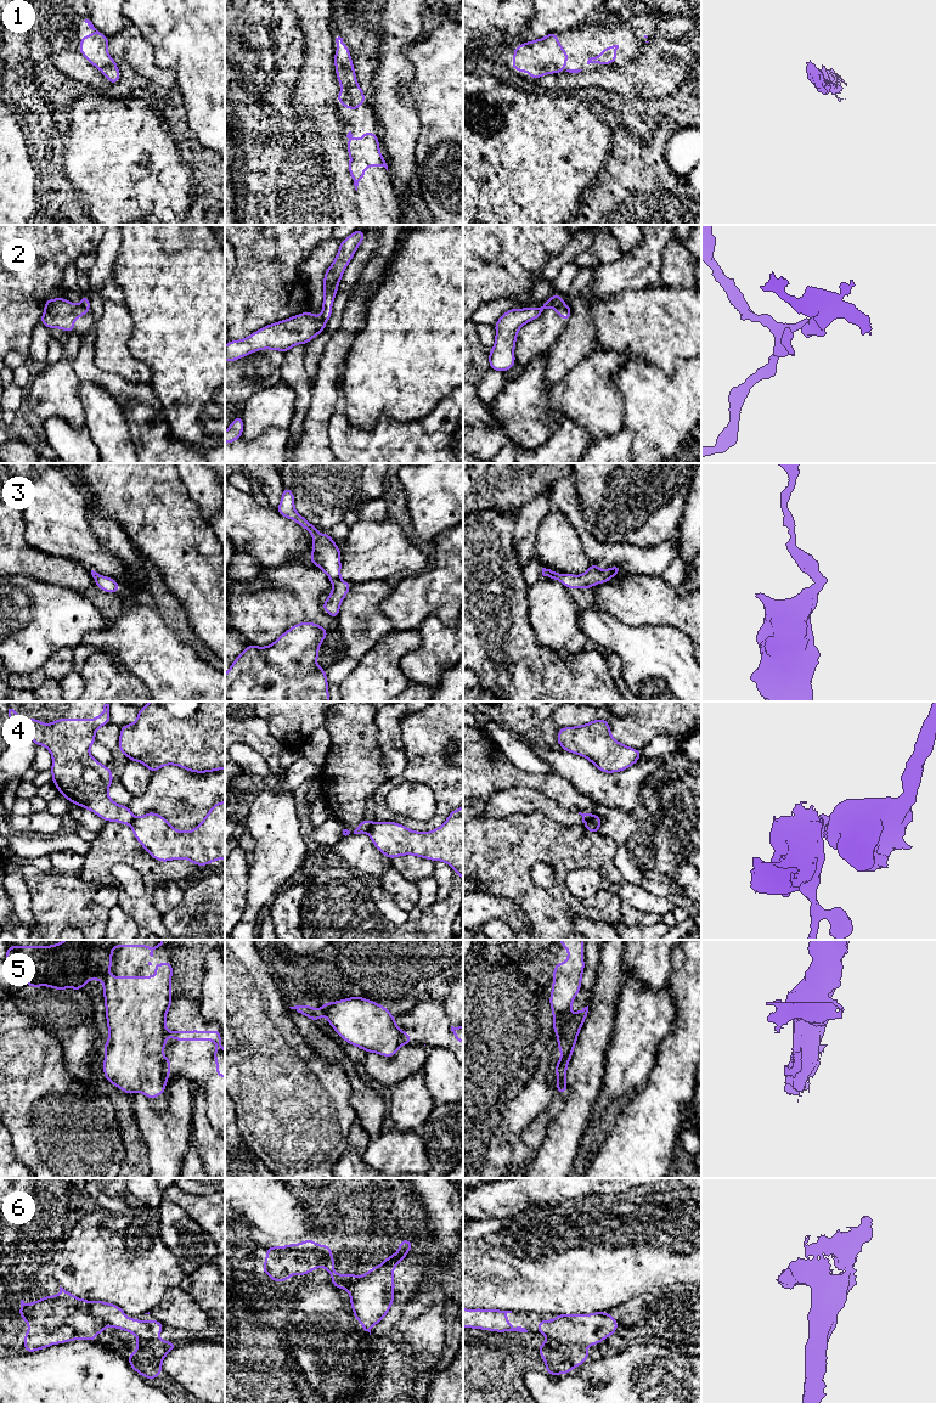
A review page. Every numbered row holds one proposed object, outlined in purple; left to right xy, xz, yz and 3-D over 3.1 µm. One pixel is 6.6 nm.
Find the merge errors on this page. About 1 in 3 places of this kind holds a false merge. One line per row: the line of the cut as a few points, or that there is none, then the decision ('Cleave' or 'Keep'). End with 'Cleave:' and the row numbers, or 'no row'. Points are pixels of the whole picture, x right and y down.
1: No split. Keep
2: Split along yz (563, 303), (554, 308). Cleave
3: No split. Keep
4: Split along xz (373, 822), (366, 832). Cleave
5: Split along xy (163, 1059), (163, 1071), (168, 1076). Cleave
6: No split. Keep
Cleave: 2, 4, 5

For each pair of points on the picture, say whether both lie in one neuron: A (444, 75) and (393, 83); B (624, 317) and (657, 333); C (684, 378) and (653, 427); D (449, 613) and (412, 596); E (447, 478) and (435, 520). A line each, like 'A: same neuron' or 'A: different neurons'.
A: different neurons
B: same neuron
C: same neuron
D: same neuron
E: same neuron

